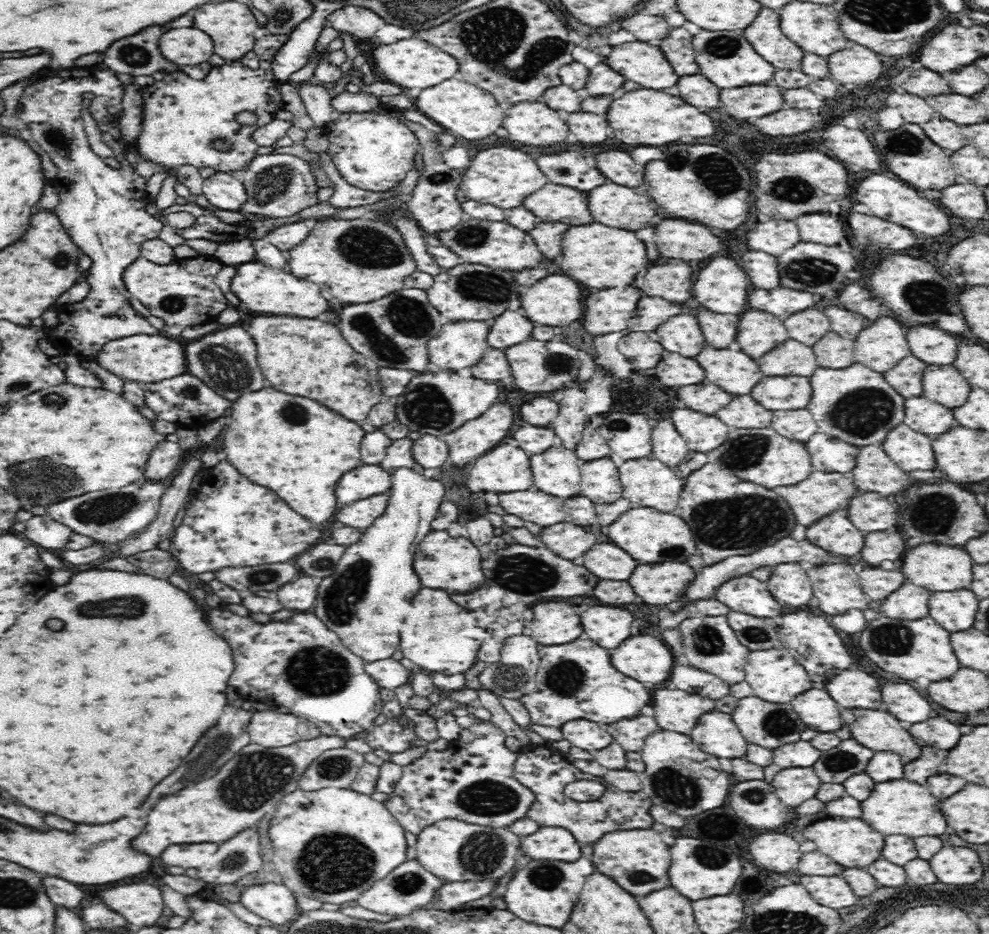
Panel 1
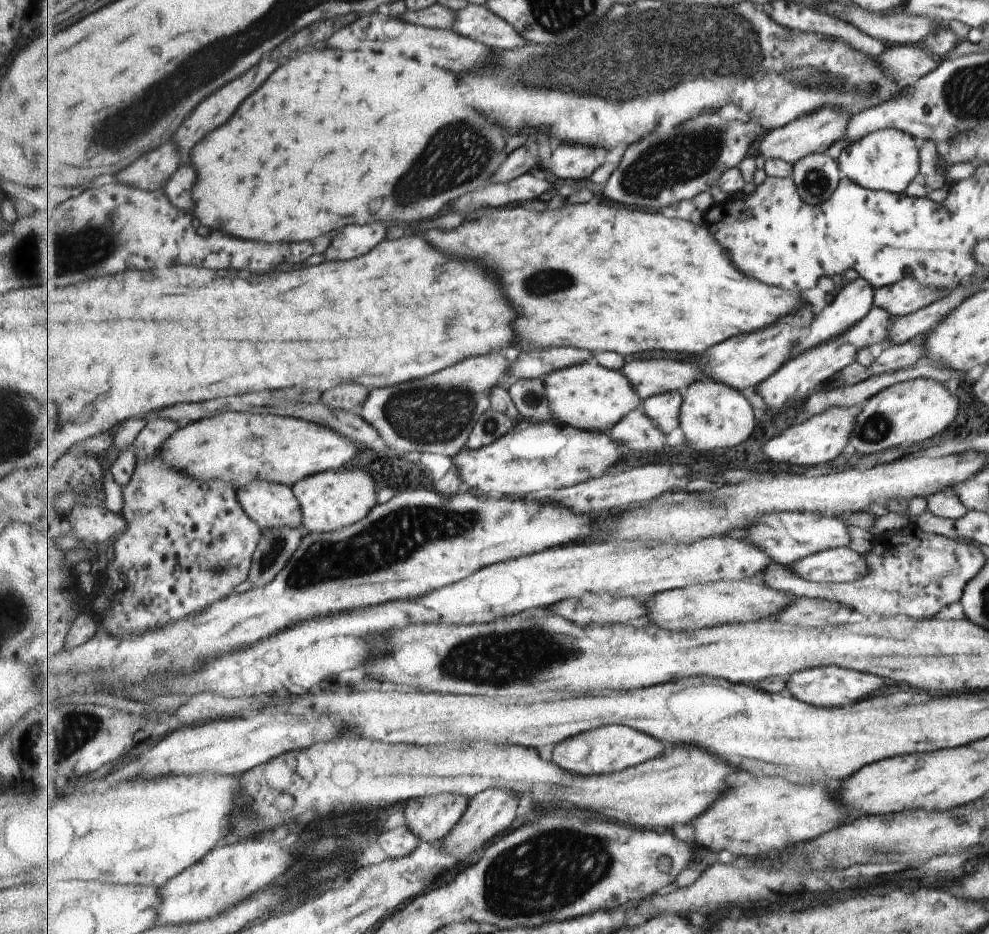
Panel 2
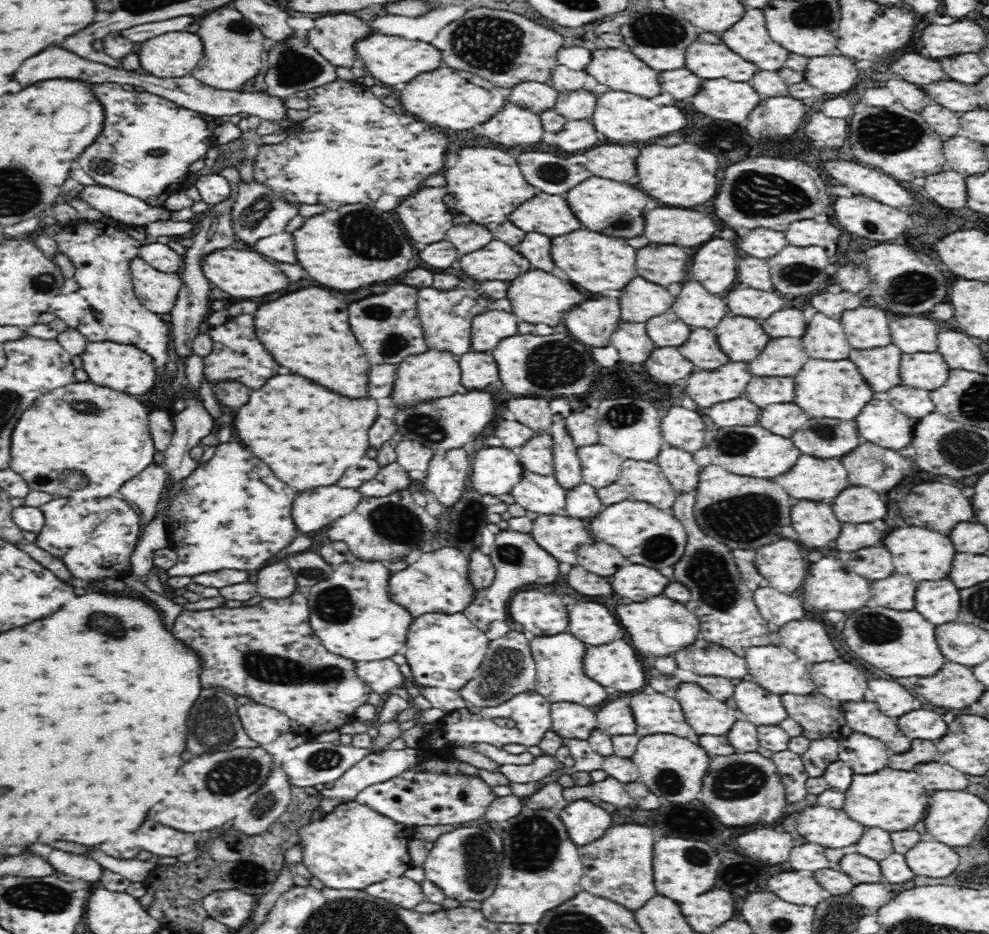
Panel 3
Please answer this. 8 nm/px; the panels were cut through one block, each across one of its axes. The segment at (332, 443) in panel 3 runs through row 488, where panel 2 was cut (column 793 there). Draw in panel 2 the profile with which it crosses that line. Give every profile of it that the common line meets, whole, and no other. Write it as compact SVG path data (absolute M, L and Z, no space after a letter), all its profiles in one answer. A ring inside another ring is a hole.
M588 198L585 202L550 211L533 210L519 204L486 208L477 215L477 220L465 219L451 232L429 229L423 238L433 242L437 250L445 250L445 254L477 258L477 262L485 262L489 270L501 274L501 282L505 282L507 290L505 294L513 306L521 310L521 318L517 320L517 330L521 330L517 348L531 344L537 348L577 346L592 353L611 350L623 357L651 350L701 356L703 350L733 336L767 328L805 304L799 294L761 284L759 280L741 274L731 264L727 250L713 240L705 226L681 220L672 212L648 214L629 208L617 209Z

